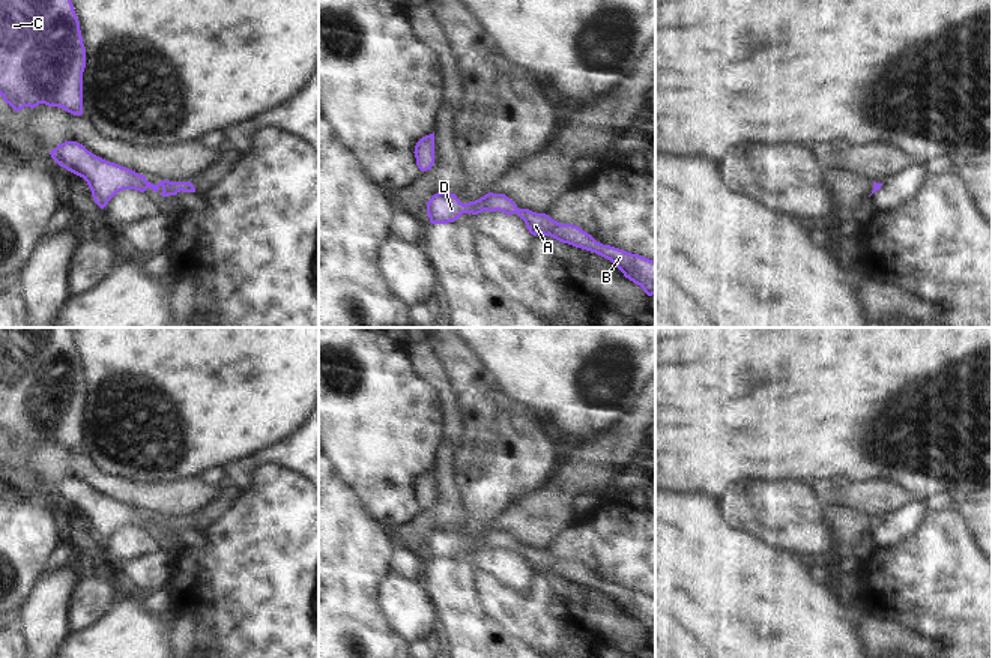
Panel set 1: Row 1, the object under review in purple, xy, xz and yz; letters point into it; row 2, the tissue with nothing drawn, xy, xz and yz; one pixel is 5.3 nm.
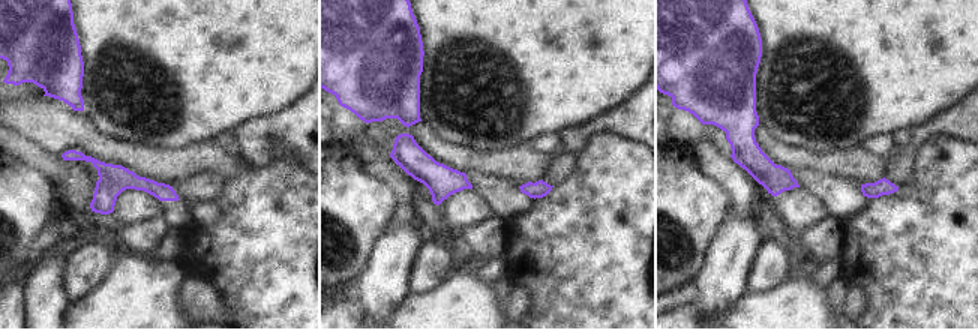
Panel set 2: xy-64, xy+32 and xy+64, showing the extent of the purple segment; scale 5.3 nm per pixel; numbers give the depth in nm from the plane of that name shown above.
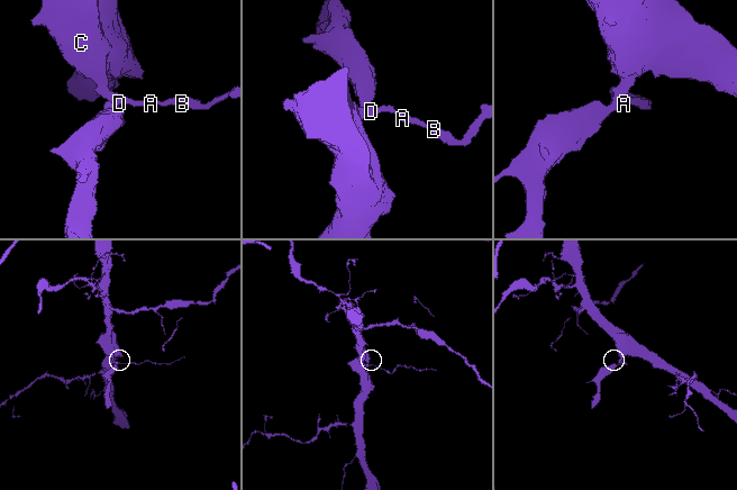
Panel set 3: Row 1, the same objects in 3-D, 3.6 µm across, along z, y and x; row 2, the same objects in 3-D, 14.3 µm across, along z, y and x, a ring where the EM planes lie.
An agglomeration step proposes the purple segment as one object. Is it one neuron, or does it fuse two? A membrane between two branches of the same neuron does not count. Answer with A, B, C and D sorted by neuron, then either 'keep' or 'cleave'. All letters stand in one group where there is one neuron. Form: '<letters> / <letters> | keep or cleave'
A B C D | keep

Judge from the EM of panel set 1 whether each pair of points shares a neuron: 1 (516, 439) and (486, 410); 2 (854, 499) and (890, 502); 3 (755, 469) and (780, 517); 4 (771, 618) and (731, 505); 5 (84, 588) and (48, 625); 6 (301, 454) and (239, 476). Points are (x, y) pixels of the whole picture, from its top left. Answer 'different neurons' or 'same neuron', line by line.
1: same neuron
2: same neuron
3: different neurons
4: different neurons
5: different neurons
6: same neuron

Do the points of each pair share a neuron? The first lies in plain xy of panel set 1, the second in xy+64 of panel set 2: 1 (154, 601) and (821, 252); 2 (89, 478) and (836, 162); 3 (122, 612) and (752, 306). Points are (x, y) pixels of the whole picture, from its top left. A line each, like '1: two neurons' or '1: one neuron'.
1: two neurons
2: one neuron
3: one neuron

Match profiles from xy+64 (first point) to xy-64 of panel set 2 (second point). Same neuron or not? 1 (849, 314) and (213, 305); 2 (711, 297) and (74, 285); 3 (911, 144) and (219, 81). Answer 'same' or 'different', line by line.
1: same
2: different
3: different

